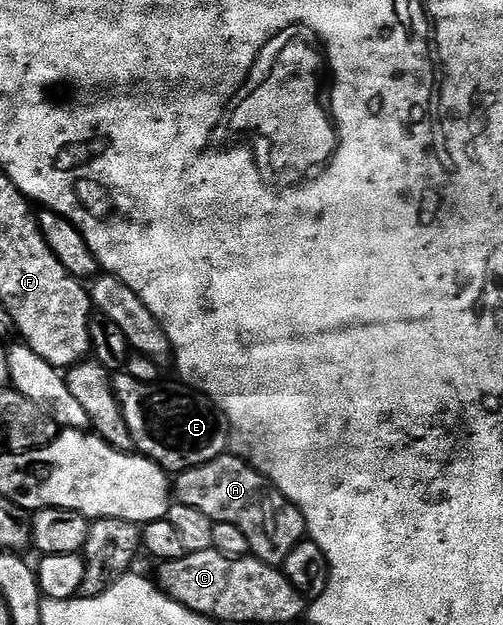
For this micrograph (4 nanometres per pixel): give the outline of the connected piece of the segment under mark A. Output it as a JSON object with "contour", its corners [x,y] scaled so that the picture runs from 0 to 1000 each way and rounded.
{"contour":[[[445,726],[354,757],[344,768],[344,794],[354,805],[400,816],[429,838],[471,842],[495,867],[495,885],[519,899],[561,906],[567,893],[612,856],[602,819],[581,806],[525,757],[499,747],[481,728]]]}

